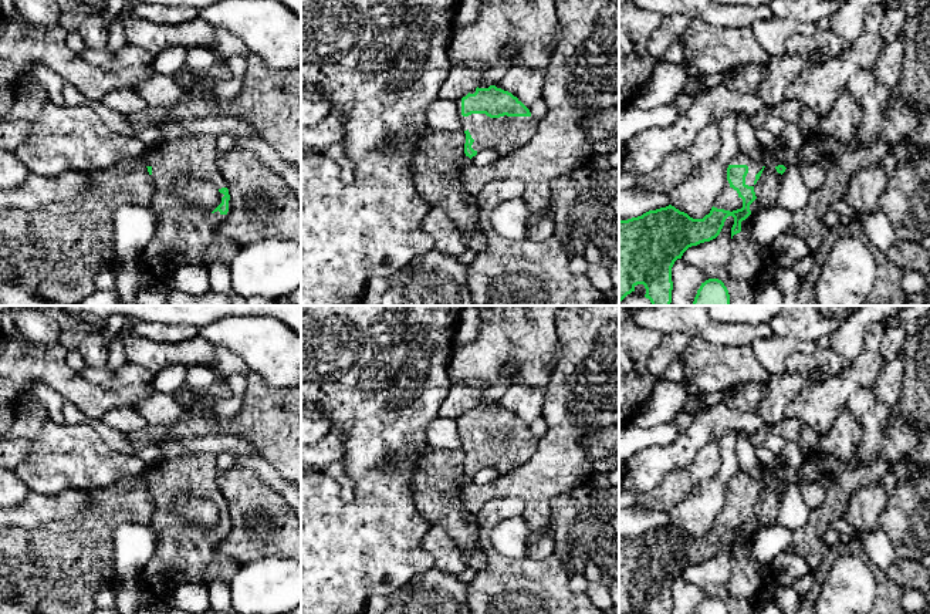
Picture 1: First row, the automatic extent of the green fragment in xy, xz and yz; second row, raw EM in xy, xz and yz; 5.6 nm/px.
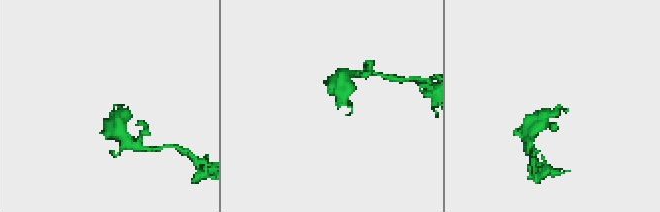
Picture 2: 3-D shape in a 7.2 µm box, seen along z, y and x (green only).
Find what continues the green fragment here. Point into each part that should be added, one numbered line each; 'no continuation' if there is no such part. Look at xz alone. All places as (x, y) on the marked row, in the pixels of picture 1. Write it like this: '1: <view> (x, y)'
1: xz (506, 134)

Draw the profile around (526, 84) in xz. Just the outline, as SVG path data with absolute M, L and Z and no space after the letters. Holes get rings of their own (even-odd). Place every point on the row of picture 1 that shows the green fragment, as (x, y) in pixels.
M517 65L507 70L494 85L511 92L518 101L530 108L542 98L544 81L544 71Z

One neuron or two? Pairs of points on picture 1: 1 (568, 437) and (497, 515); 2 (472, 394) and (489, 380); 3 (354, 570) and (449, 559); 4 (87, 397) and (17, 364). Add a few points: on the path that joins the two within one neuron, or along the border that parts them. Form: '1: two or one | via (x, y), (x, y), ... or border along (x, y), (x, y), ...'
1: two | border along (524, 503), (513, 498), (494, 498), (482, 509)
2: two | border along (453, 384), (480, 384), (482, 401)
3: two | border along (430, 528), (422, 546), (435, 566)
4: one | via (70, 385), (46, 364), (34, 364)

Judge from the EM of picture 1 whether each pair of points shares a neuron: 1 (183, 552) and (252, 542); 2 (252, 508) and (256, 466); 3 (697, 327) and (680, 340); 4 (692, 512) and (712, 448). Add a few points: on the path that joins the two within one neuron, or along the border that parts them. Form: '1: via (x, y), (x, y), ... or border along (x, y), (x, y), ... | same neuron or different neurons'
1: border along (223, 536), (219, 547), (240, 564) | different neurons
2: border along (234, 466), (252, 469), (280, 495) | different neurons
3: border along (665, 333), (683, 333), (690, 337) | different neurons
4: border along (720, 452), (720, 469), (676, 502) | different neurons

